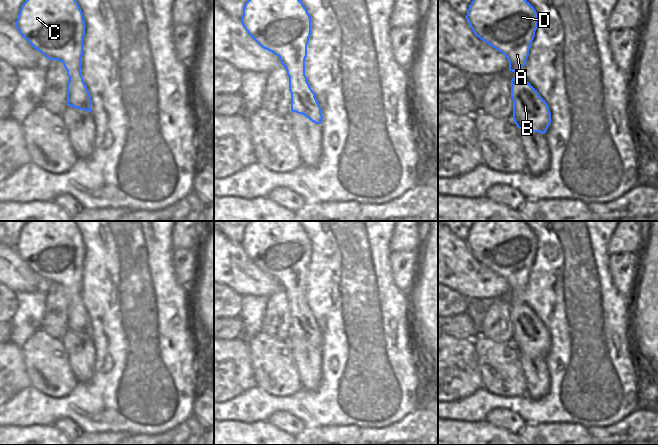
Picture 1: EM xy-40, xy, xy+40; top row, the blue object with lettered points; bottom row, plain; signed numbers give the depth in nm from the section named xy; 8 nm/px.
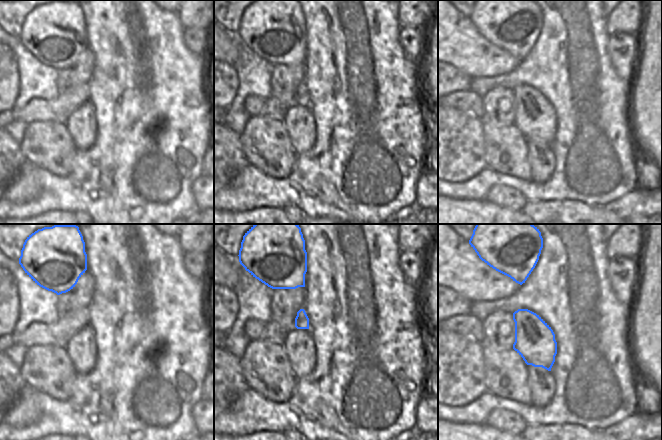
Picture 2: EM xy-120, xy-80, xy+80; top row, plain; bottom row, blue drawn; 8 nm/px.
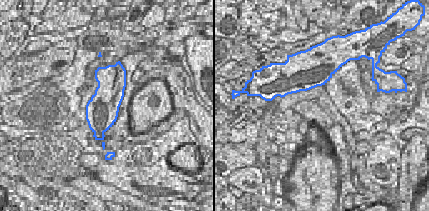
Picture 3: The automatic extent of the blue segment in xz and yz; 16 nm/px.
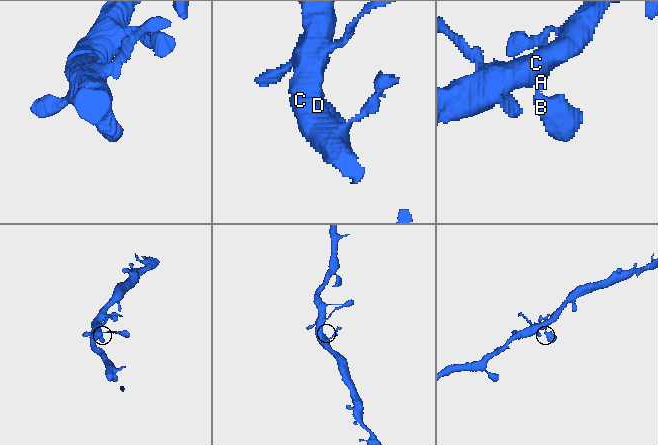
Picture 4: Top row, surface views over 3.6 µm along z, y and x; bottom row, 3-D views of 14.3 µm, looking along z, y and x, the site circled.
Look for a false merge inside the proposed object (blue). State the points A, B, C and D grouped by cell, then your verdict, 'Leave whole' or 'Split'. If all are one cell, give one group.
Groups: A B C D. Leave whole

